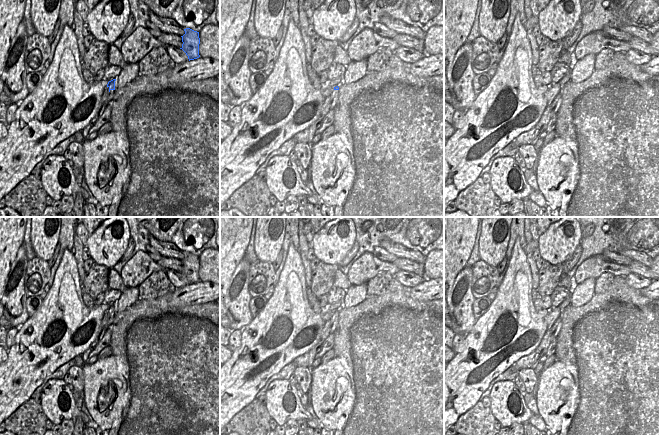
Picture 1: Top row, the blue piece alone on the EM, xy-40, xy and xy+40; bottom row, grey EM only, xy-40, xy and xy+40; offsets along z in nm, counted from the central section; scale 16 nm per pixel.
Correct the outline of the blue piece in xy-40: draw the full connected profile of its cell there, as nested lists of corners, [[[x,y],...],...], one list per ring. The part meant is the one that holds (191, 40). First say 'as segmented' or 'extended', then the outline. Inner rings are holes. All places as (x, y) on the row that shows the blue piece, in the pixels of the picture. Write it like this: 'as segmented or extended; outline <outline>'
as segmented; outline [[[190,28],[184,29],[185,34],[182,37],[182,49],[188,56],[189,61],[200,57],[199,55],[199,32],[194,31]]]

